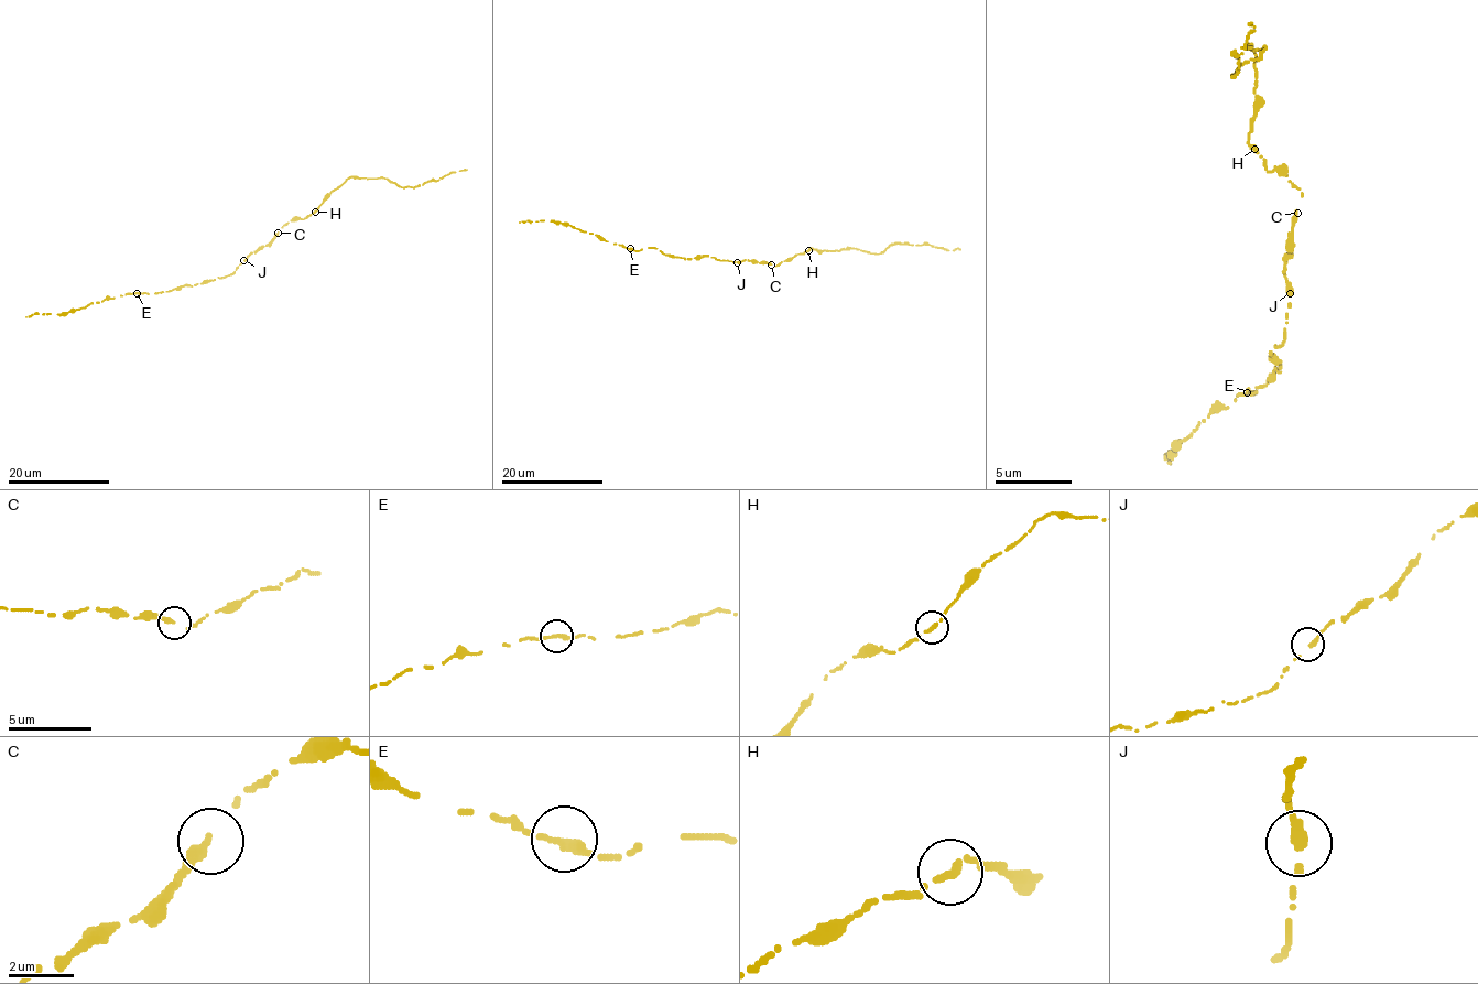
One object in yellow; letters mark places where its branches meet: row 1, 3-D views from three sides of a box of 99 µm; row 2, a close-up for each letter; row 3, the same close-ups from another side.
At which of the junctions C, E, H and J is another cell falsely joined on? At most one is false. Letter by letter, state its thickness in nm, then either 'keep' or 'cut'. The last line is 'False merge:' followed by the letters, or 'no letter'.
C: 240 nm thick; keep
E: 240 nm thick; keep
H: 200 nm thick; keep
J: 240 nm thick; keep
False merge: no letter

